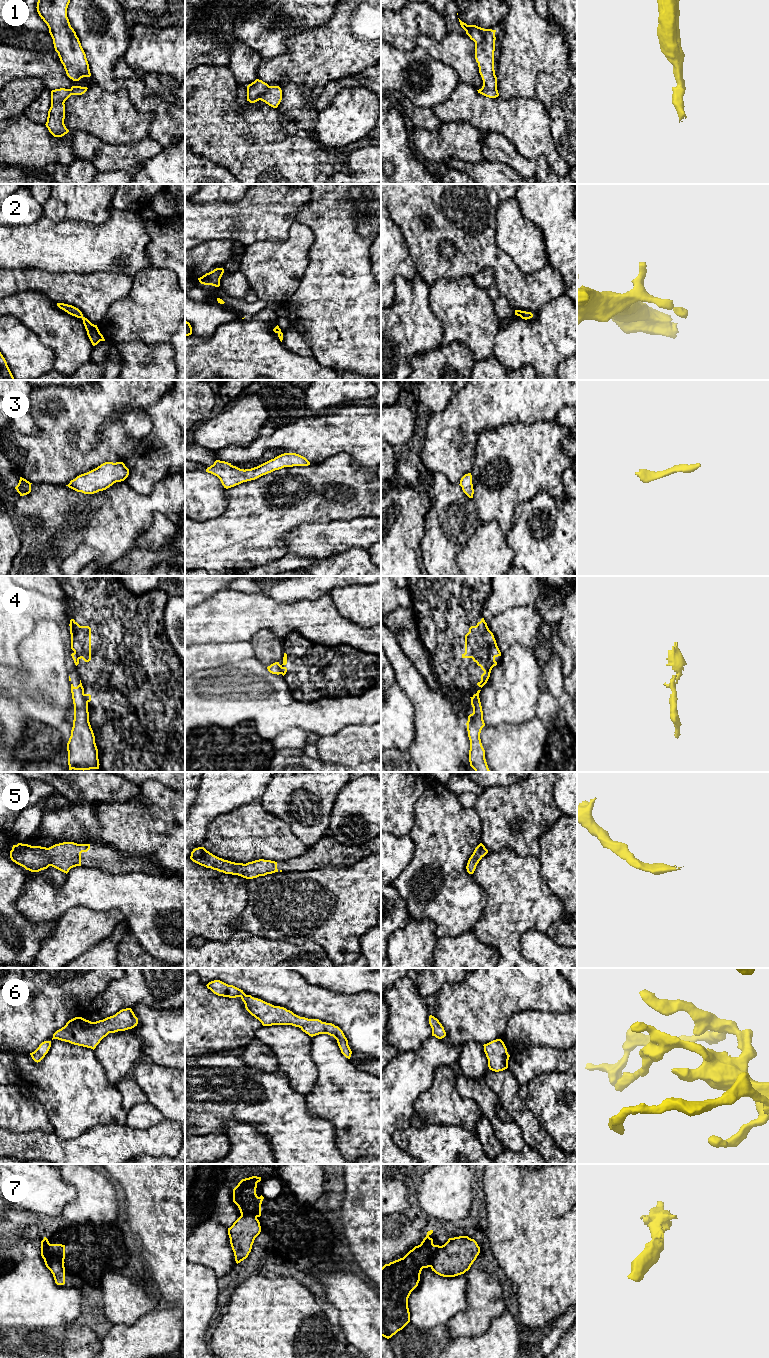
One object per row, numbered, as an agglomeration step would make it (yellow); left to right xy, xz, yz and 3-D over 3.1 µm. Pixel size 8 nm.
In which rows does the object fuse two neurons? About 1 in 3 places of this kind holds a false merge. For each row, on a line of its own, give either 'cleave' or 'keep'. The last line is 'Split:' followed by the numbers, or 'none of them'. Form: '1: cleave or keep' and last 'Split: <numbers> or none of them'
1: keep
2: keep
3: keep
4: cleave
5: keep
6: keep
7: cleave
Split: 4, 7

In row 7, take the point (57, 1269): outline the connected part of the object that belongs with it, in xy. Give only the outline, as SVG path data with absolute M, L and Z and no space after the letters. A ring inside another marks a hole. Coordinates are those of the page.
M42 1254L41 1256L44 1259L46 1267L53 1274L55 1283L57 1285L64 1285L65 1284L65 1267L62 1265L62 1263L56 1259L45 1258Z

